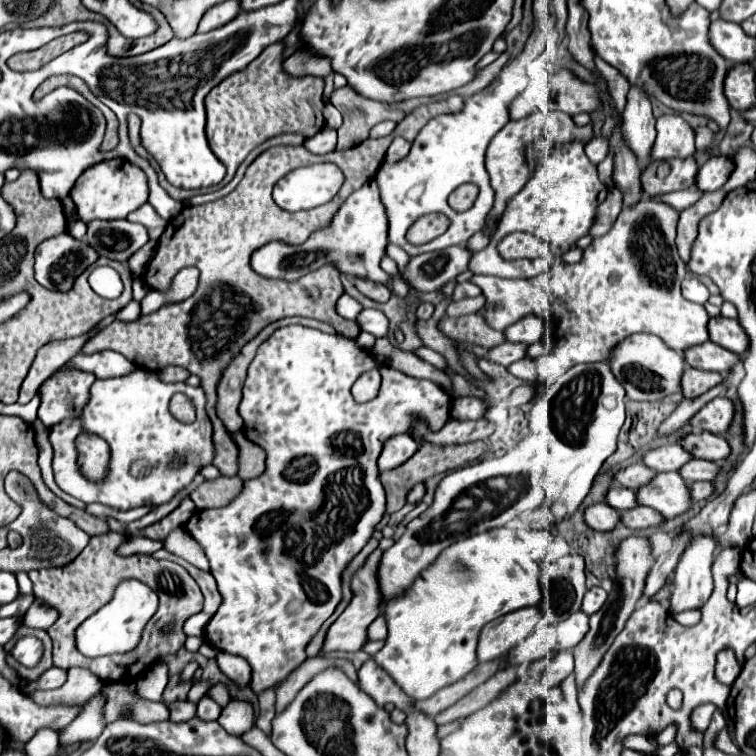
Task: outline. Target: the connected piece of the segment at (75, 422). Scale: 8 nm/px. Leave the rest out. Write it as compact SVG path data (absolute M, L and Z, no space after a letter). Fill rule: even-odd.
M135 369L133 373L117 379L97 379L89 389L89 401L83 407L81 417L61 421L59 425L53 425L49 429L49 441L53 447L53 473L55 483L73 497L125 497L125 511L133 507L157 507L161 503L167 503L179 489L187 487L191 479L201 471L201 467L209 465L213 461L213 441L211 441L211 421L205 413L205 395L201 387L193 387L193 403L197 403L197 419L191 425L179 423L171 413L167 401L171 395L185 391L185 383L163 383L157 373L147 369ZM81 433L99 435L105 439L111 447L111 461L109 461L109 473L101 481L89 481L77 463L77 447L71 447L75 439Z

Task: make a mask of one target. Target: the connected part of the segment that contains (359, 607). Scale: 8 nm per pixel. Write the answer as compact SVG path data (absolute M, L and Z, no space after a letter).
M375 549L367 557L367 561L363 563L363 567L353 575L353 579L351 579L353 599L347 605L347 609L329 627L329 631L325 635L325 641L323 641L323 647L321 647L321 655L333 653L333 651L359 651L365 645L365 641L367 641L367 627L381 613L381 609L379 609L379 605L381 605L381 593L379 593L379 581L377 581L377 567L379 567L381 555L383 555L383 551Z

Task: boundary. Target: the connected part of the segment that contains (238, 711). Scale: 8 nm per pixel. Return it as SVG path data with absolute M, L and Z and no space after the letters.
M231 701L223 708L218 723L229 733L241 737L254 726L254 713L252 706L245 701Z

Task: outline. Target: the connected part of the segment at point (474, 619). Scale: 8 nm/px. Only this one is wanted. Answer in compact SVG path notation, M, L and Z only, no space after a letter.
M499 527L487 533L477 533L475 537L463 537L463 541L455 541L455 545L443 549L443 553L439 553L439 557L415 579L407 595L393 599L391 605L385 607L383 615L389 633L383 649L375 655L377 665L383 667L411 699L429 699L435 691L463 679L477 667L475 647L485 623L521 607L539 605L541 561L553 551L551 539L555 541L549 531Z

